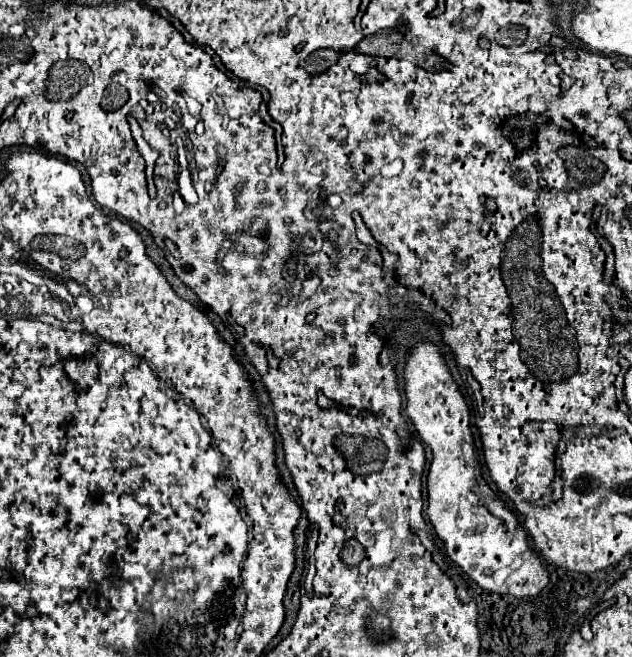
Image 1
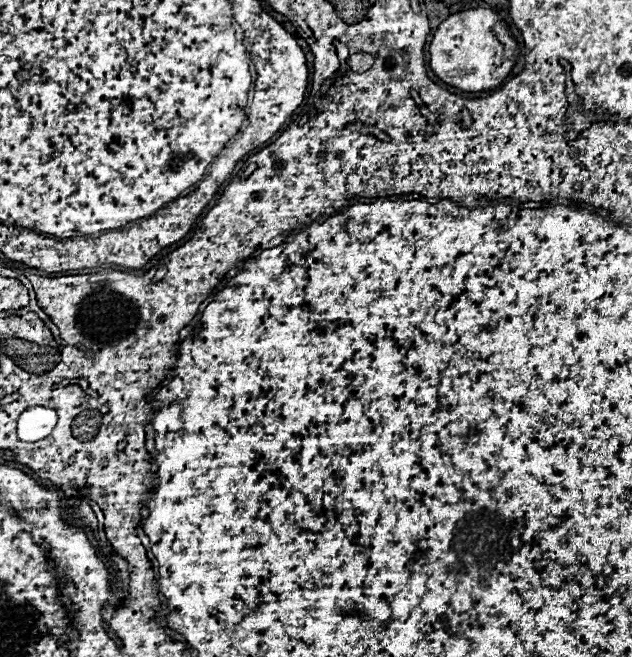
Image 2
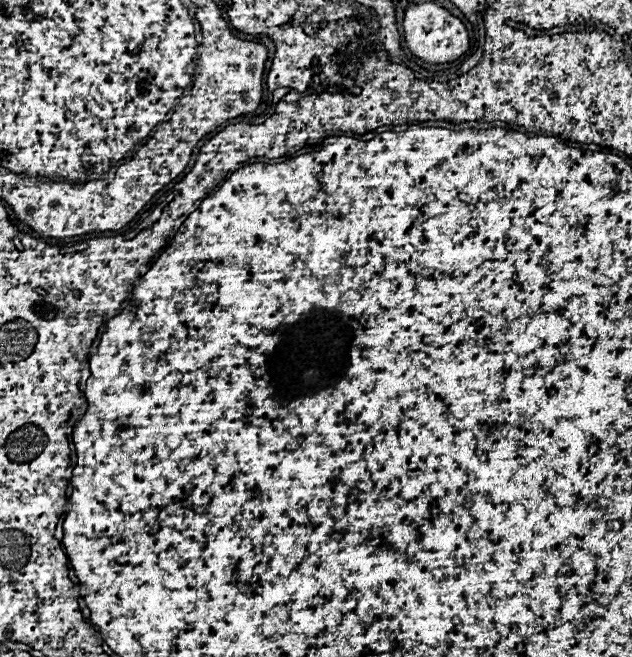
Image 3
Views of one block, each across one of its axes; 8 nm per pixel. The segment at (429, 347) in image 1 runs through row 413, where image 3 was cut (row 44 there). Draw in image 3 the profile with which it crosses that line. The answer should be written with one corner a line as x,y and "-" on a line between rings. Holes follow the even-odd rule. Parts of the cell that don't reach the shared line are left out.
420,2
420,4
408,6
404,12
402,28
404,28
406,44
410,44
410,52
430,64
452,62
460,58
470,46
464,24
456,16
452,16
446,8
438,6
436,2

